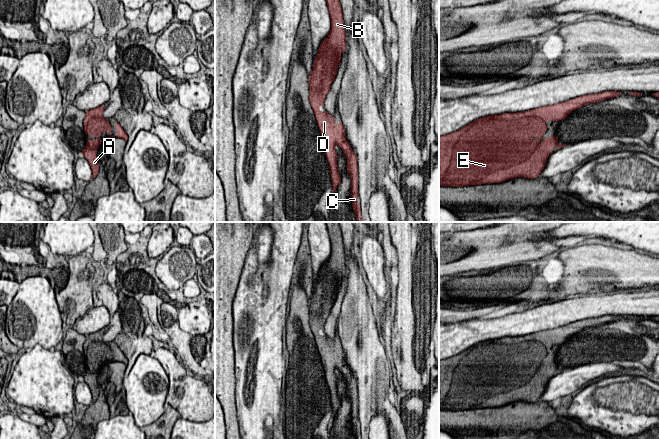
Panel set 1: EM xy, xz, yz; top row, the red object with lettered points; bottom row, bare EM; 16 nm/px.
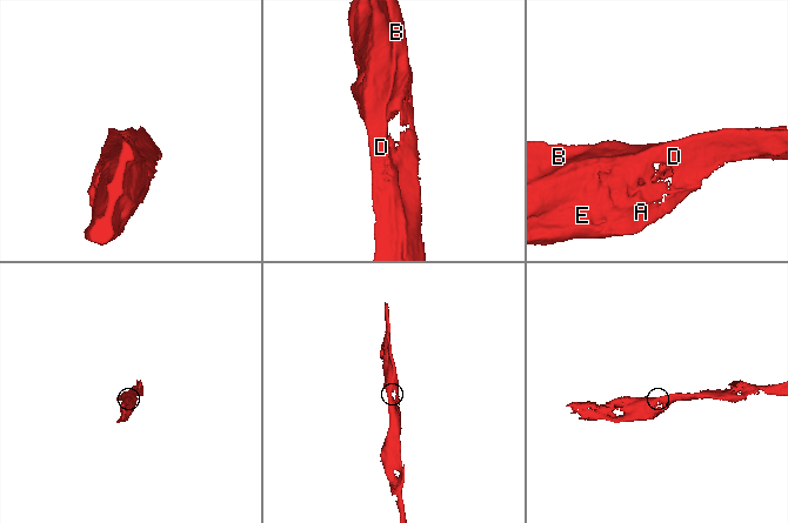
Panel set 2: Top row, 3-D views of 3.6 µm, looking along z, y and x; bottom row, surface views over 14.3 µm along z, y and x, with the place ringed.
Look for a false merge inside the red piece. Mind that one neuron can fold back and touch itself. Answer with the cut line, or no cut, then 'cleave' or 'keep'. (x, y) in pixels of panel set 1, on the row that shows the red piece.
no cut | keep

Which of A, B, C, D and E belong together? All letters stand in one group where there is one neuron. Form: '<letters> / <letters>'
A B C D E

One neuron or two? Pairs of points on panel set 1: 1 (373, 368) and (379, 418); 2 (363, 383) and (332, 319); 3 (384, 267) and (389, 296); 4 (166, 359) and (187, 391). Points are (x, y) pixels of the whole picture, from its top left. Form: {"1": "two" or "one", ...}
{"1": "two", "2": "two", "3": "one", "4": "one"}

